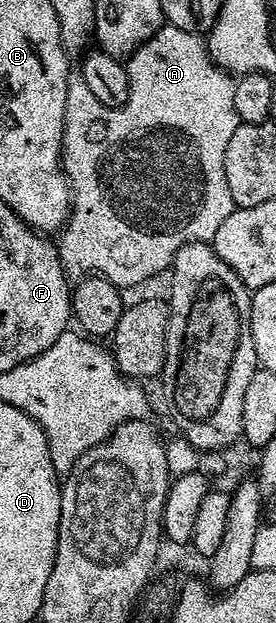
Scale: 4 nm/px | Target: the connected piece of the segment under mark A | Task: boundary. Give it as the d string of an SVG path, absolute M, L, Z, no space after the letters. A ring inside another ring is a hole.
M164 25L152 36L146 44L134 51L126 61L127 75L129 76L129 100L123 107L110 107L93 96L89 91L89 84L81 76L71 76L67 80L67 99L65 100L65 124L63 125L63 157L61 165L67 174L67 182L71 185L71 217L67 219L57 238L59 259L63 269L72 279L78 280L84 276L98 276L107 278L114 286L139 286L159 273L166 271L171 261L187 242L210 243L215 237L217 228L236 210L235 201L229 192L229 180L225 180L225 150L229 146L230 137L239 127L240 120L235 110L234 77L214 65L207 50L206 41L197 32L185 32L181 28ZM157 94L163 96L163 122L143 122L145 114L147 120L153 116L153 108L157 114Z

